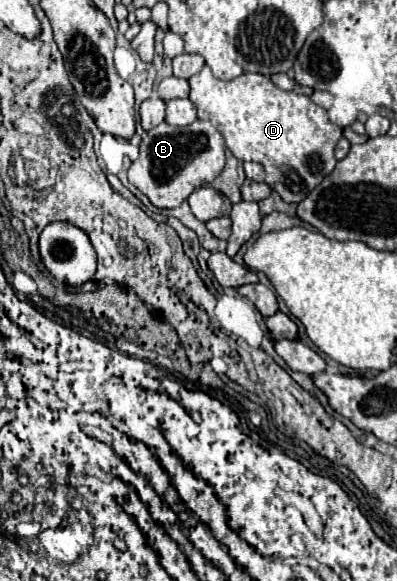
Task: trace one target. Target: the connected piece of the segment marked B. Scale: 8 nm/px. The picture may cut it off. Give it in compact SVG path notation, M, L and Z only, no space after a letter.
M196 119L186 127L160 123L150 129L140 143L140 157L128 169L128 181L136 185L152 205L160 209L178 207L188 195L212 183L224 169L224 139L210 121Z

